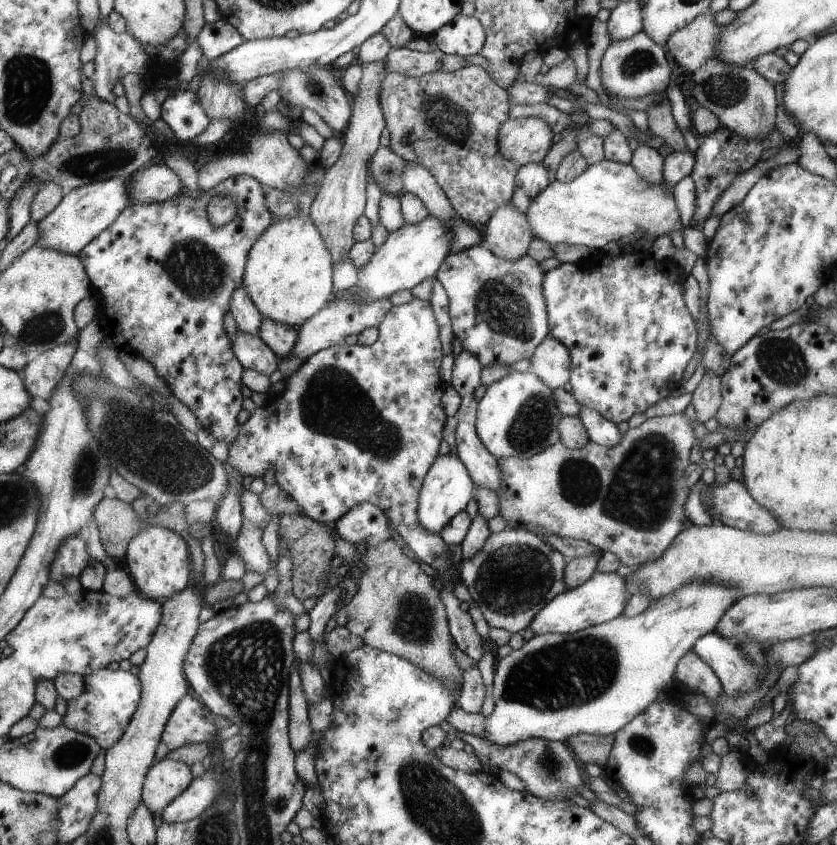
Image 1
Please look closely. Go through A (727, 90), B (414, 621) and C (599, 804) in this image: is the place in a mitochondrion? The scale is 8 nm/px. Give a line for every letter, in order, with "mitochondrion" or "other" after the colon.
A: mitochondrion
B: mitochondrion
C: other

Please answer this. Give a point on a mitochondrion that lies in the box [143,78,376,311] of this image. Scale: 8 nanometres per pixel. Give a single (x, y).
(192, 264)

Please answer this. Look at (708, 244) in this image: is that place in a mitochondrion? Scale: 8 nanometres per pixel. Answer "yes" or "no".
no

